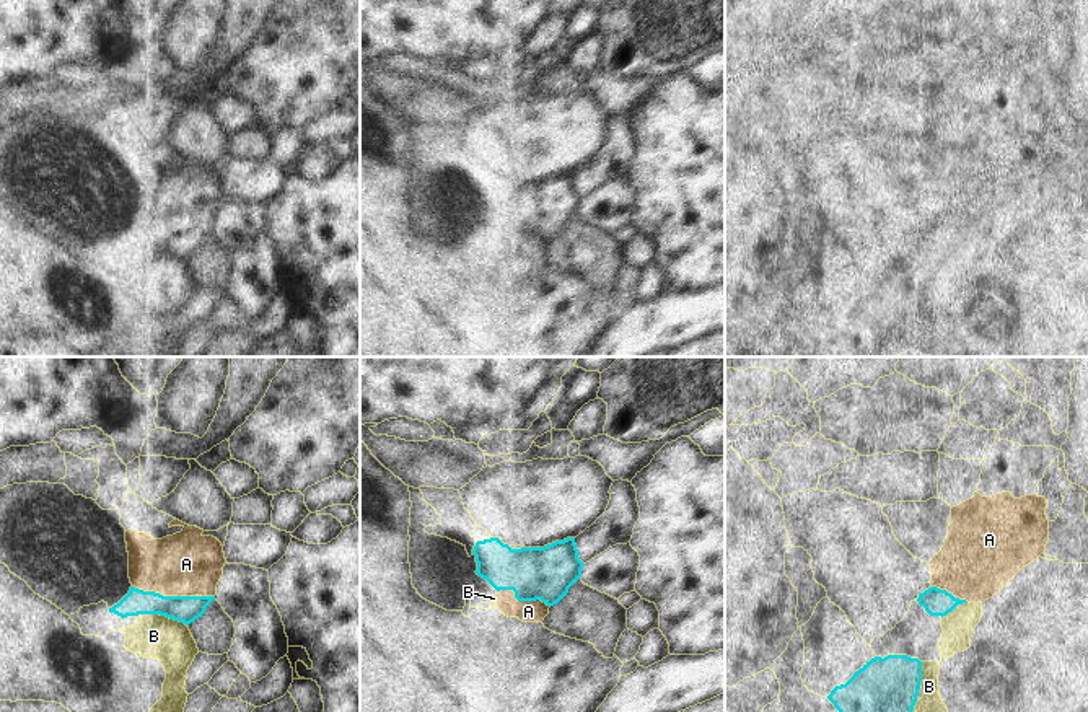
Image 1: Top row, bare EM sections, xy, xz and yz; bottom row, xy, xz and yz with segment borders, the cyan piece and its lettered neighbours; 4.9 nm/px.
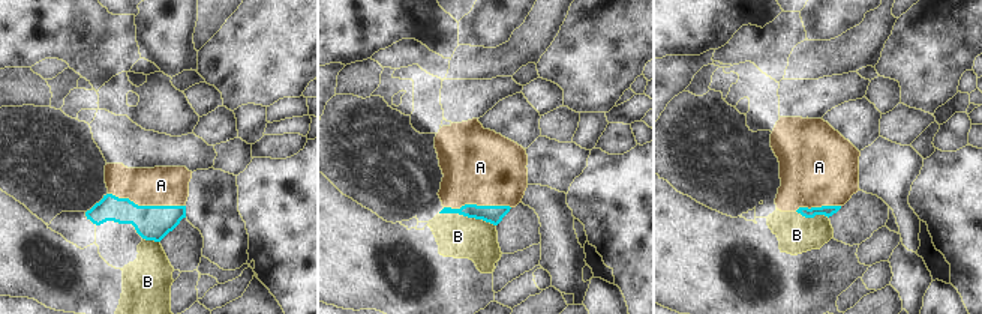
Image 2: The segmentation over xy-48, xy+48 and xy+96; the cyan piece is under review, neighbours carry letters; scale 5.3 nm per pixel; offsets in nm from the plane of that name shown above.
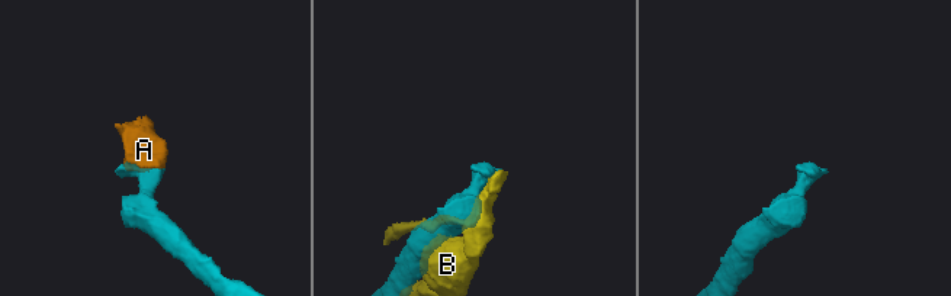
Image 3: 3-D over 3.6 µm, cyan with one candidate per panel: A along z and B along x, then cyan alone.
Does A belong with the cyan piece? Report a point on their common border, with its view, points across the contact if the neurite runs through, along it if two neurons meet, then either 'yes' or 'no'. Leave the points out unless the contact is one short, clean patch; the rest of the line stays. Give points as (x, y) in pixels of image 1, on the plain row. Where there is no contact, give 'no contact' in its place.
xy (173, 232) | yes

